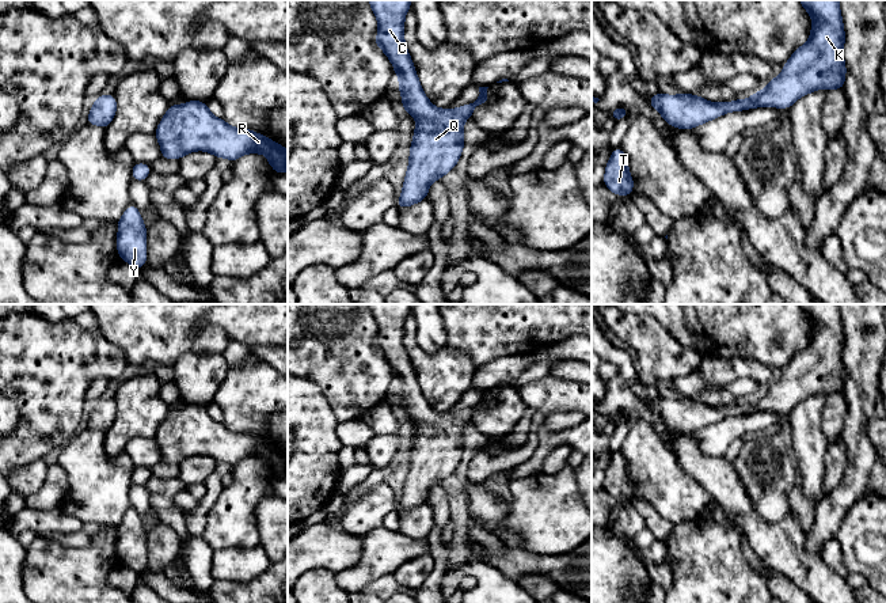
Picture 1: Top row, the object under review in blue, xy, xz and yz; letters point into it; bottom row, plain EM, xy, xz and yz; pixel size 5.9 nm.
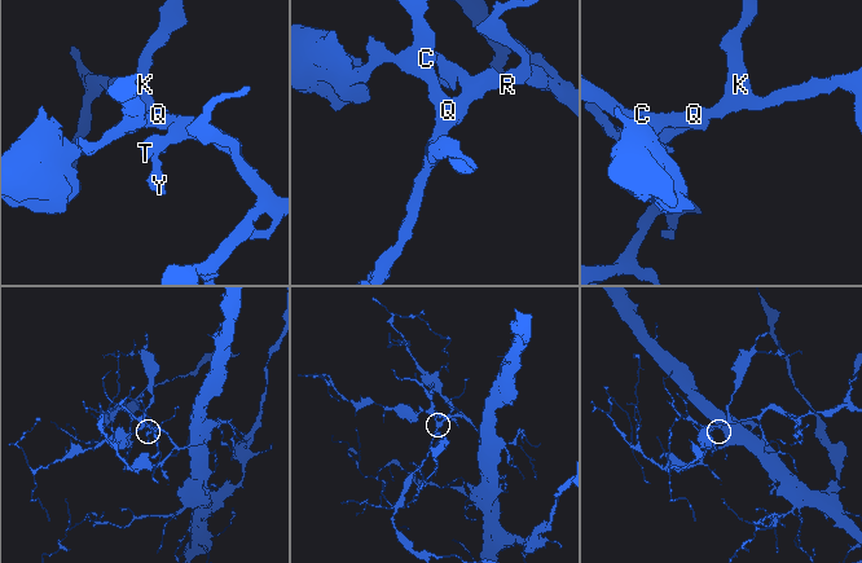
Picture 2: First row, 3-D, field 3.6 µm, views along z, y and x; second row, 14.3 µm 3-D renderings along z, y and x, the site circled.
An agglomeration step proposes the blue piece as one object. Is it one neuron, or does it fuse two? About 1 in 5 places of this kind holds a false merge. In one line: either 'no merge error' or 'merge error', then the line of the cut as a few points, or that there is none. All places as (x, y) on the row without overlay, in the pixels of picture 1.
no merge error | no cut

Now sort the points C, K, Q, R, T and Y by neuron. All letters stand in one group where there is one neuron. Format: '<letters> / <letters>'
C K Q R T Y

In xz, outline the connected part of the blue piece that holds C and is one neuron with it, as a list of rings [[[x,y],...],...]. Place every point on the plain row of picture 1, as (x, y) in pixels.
[[[368,304],[379,326],[376,349],[392,367],[399,380],[404,417],[417,424],[410,450],[408,473],[398,513],[426,504],[430,489],[457,469],[463,452],[463,433],[474,413],[488,406],[488,391],[479,391],[480,399],[459,413],[437,413],[422,395],[417,375],[404,346],[404,322],[411,304]]]

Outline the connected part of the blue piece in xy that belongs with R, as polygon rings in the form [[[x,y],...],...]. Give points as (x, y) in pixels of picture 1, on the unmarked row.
[[[189,405],[183,409],[170,409],[161,426],[156,432],[155,440],[160,448],[163,463],[179,464],[190,456],[206,455],[216,462],[225,462],[235,466],[246,458],[263,458],[267,460],[267,467],[277,478],[288,475],[288,454],[267,443],[266,439],[228,429],[223,422],[214,421],[208,409],[201,405]]]

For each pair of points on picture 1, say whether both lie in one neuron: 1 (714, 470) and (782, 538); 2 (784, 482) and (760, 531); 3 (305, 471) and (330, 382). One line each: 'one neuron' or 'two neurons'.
1: one neuron
2: two neurons
3: two neurons

